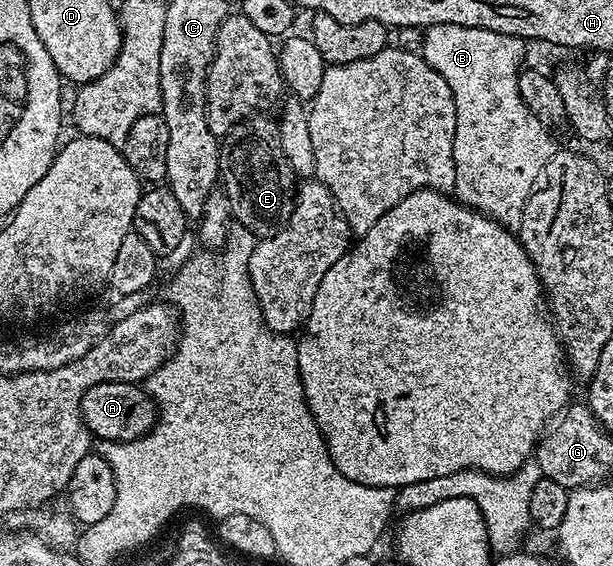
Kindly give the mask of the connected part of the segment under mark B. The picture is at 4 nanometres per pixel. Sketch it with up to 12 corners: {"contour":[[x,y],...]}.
{"contour":[[425,27],[456,100],[452,194],[516,232],[556,152],[520,100],[527,43]]}

